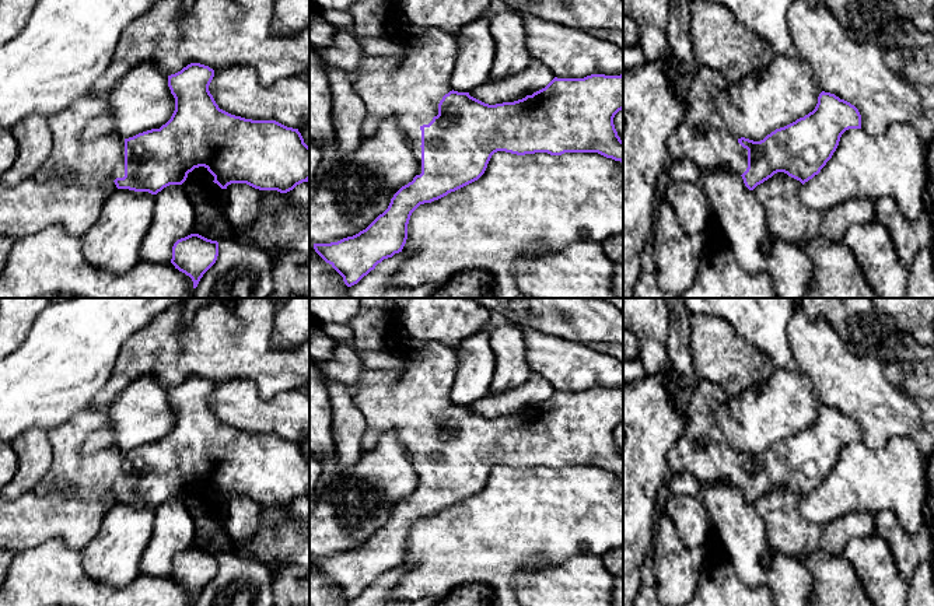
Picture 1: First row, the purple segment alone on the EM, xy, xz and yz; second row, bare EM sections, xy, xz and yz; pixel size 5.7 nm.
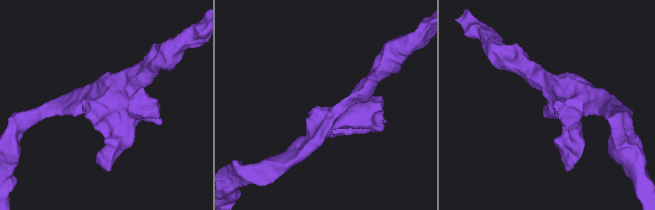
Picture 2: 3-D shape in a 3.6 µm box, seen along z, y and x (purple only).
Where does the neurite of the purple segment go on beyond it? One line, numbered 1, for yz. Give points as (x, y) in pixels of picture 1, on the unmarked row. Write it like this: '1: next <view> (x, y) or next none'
1: next yz (703, 449)

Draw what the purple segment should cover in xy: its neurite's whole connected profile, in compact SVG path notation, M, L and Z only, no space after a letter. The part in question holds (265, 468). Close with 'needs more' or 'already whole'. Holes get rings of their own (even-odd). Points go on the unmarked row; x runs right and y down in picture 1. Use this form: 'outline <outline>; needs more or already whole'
outline M190 376L181 385L168 389L168 400L175 411L175 424L171 432L160 442L151 442L129 452L122 452L116 446L85 452L84 441L97 430L109 425L105 410L87 409L77 413L67 423L48 431L48 438L53 451L49 474L35 487L38 495L56 494L62 497L104 498L111 494L118 502L134 505L148 505L157 508L169 498L182 498L188 487L195 481L204 480L213 490L214 497L227 502L231 497L246 497L259 504L277 504L287 507L297 498L309 494L309 460L298 442L287 441L276 434L252 434L231 428L218 421L209 399L214 390L214 383L200 376Z; needs more

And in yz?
outline M697 379L695 390L686 396L686 424L675 446L668 452L671 473L690 472L702 483L724 483L742 490L745 500L753 504L777 486L800 494L802 498L821 486L836 465L842 448L849 442L861 442L861 428L850 416L822 404L812 425L795 435L776 442L760 455L738 451L730 445L714 411L716 403L728 399L716 383Z; needs more

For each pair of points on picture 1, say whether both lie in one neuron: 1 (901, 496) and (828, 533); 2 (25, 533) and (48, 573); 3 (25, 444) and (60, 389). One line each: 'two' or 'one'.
1: two
2: two
3: two

